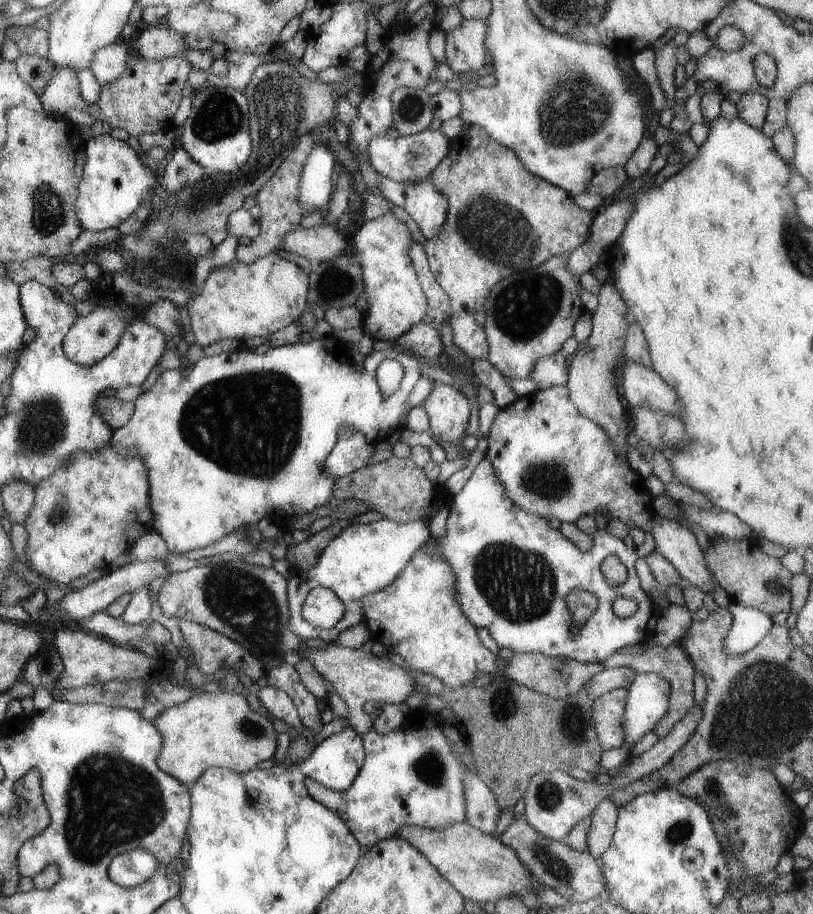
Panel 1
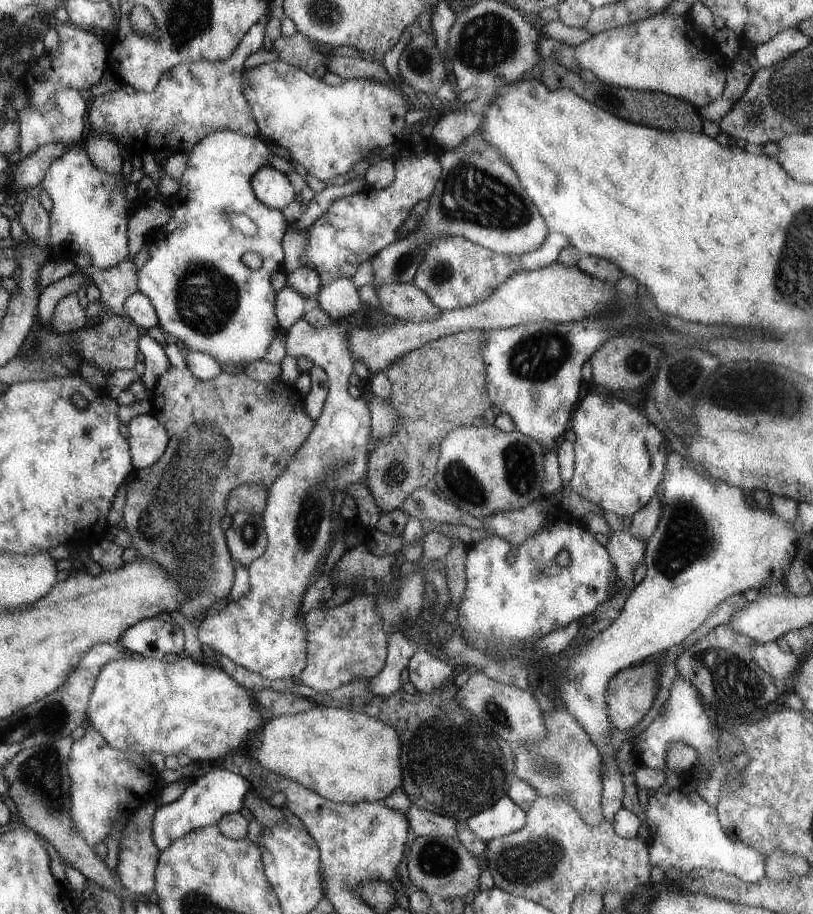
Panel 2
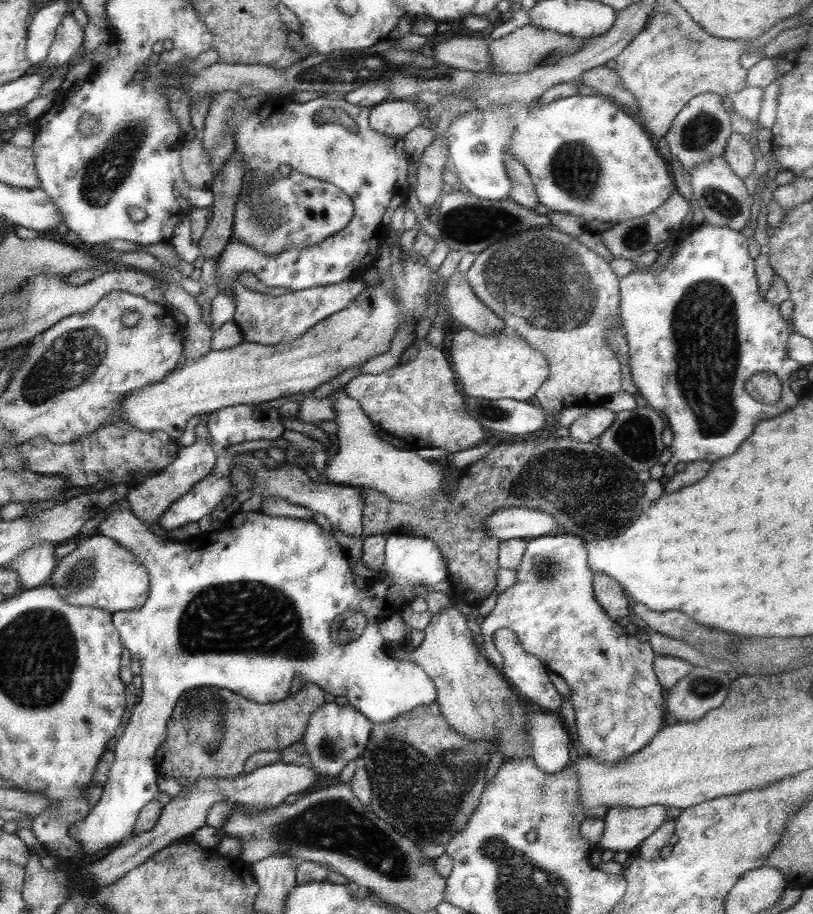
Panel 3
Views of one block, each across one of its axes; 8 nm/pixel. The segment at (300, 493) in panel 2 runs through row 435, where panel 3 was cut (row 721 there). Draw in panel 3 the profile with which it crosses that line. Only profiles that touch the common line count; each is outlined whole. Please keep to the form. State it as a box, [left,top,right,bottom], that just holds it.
[300,701,373,776]

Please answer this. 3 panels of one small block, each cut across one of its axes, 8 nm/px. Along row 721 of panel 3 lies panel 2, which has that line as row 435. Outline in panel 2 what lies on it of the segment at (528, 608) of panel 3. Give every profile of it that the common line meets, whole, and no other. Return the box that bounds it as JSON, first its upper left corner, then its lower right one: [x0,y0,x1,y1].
[567,391,669,516]

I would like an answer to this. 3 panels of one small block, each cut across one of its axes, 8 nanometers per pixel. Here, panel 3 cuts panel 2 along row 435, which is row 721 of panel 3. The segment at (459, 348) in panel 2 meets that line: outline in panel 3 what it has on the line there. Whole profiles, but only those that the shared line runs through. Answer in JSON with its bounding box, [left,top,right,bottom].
[362,701,489,846]

